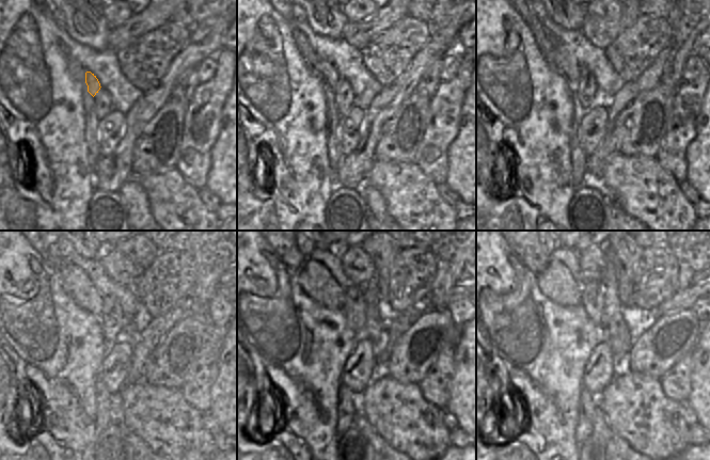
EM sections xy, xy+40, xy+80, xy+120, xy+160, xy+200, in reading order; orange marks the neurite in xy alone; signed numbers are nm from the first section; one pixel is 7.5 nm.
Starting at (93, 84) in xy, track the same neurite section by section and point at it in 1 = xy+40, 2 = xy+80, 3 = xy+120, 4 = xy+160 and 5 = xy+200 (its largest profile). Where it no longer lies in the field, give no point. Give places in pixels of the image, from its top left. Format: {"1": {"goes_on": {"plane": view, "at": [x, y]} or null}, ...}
{"1": {"goes_on": {"plane": "xy+40", "at": [330, 76]}}, "2": {"goes_on": {"plane": "xy+80", "at": [559, 58]}}, "3": {"goes_on": {"plane": "xy+120", "at": [76, 282]}}, "4": {"goes_on": {"plane": "xy+160", "at": [317, 283]}}, "5": {"goes_on": {"plane": "xy+200", "at": [556, 282]}}}

